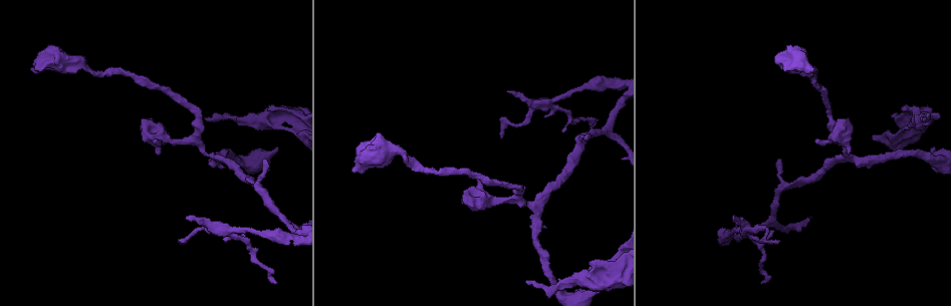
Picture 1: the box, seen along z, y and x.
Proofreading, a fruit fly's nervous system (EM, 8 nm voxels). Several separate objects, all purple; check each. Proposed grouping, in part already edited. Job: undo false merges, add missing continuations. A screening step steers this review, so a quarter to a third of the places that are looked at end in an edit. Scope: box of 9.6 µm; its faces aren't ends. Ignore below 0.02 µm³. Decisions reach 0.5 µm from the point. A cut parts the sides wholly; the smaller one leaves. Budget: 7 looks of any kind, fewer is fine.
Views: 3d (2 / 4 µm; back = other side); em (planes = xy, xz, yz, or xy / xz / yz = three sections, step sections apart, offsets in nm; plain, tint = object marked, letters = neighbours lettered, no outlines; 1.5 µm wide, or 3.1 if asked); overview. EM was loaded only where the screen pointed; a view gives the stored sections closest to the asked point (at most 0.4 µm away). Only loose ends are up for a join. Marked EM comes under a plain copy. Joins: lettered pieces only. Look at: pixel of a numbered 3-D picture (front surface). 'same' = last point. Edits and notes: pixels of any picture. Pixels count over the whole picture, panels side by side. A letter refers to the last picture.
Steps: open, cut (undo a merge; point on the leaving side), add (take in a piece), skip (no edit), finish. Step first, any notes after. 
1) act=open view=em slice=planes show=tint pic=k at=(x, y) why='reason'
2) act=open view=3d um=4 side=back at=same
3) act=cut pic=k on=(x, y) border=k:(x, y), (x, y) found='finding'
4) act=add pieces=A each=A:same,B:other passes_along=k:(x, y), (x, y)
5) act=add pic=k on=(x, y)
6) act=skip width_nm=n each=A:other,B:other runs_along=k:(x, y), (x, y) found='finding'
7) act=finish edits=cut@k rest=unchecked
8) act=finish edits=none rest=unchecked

act=open view=em slice=yz step=8 show=letters pic=1 at=(277, 151) why='end of a long branch'

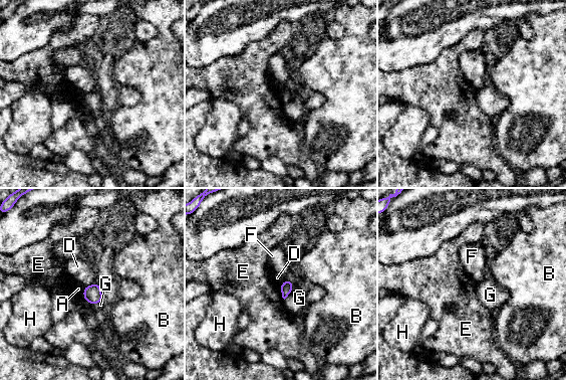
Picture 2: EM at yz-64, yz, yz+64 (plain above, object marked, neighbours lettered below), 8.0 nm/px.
act=open view=em slice=planes show=letters at=same

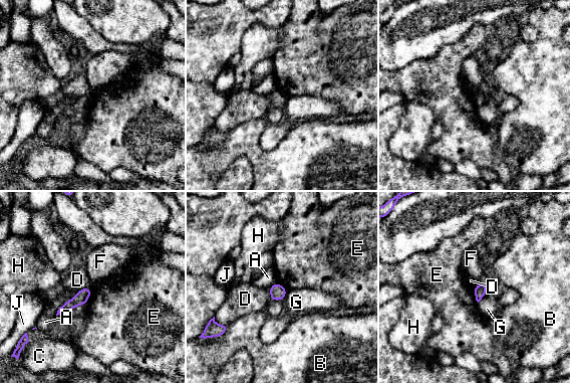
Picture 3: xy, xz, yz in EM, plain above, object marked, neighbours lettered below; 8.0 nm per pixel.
act=skip each=A:other,B:other,C:other,D:other,E:other,F:other,G:other,H:other,J:other found='none of them fits'

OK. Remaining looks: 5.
act=open view=em slice=xy step=8 show=tint pic=1 at=(276, 282) why='thin end'

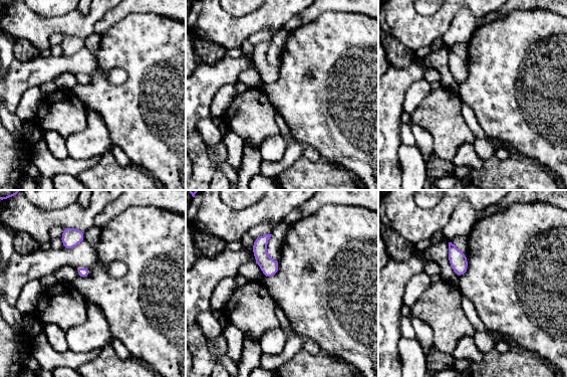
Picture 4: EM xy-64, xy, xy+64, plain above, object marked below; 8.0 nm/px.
act=open view=em slice=planes show=letters at=same

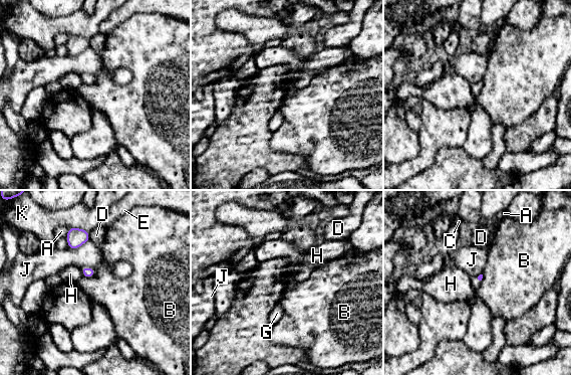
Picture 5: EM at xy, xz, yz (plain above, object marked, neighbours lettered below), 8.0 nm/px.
act=skip longest_contact=J:200nm each=A:other,B:other,C:other,D:other,E:other,G:other,H:other,J:other,K:other found='no lettered piece goes on from it'

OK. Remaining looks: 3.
act=open view=3d um=2 pic=1 at=(292, 237)

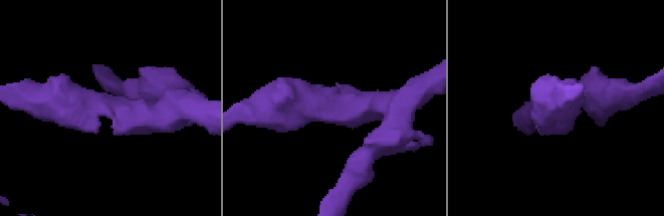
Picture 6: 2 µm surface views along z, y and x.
act=open view=em slice=planes show=letters pic=6 at=(111, 104) arm_widths_nm=240,260

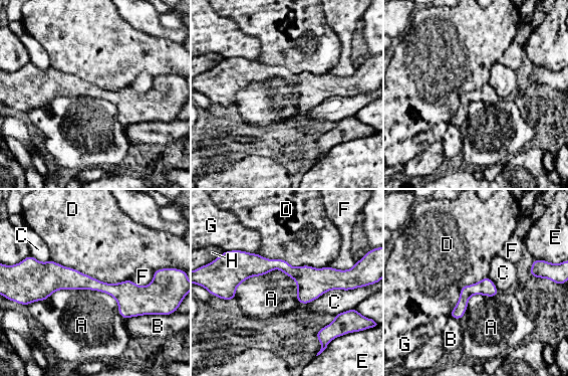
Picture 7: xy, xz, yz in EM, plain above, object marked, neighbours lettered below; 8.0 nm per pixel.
act=skip longest_contact=A:800nm each=A:other,B:other,C:other,D:other,E:other,F:other,G:other,H:other runs_along=7:(34, 283), (155, 289) found='one cell here'

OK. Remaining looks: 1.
act=finish edits=none rest=unchecked

